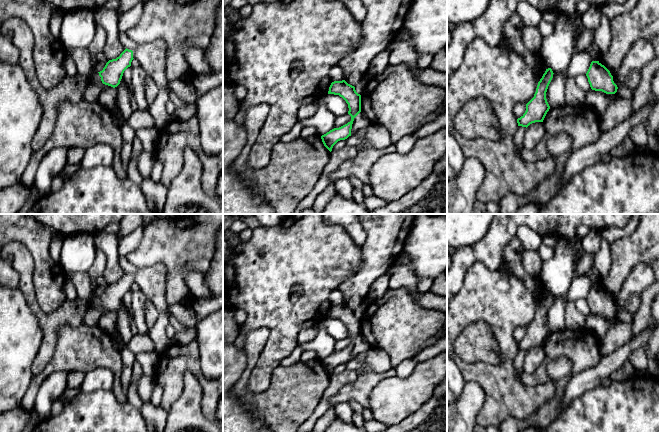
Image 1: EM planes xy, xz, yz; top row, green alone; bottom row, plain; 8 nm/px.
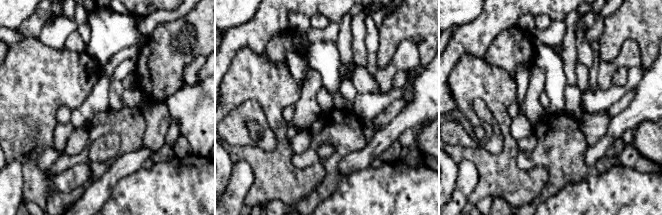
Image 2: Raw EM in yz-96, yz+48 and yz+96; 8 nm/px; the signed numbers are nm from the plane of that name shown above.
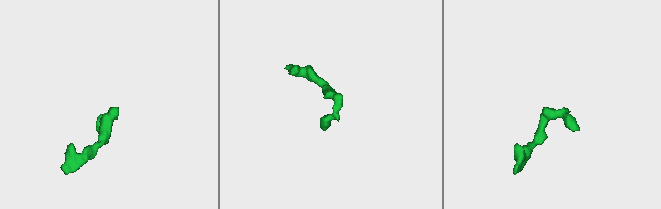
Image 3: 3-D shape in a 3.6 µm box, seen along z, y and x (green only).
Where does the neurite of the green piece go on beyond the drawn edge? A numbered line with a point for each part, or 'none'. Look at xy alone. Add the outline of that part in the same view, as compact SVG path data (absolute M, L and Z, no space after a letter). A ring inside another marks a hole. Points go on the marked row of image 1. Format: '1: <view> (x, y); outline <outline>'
1: xy (151, 56); outline M163 40L139 44L133 51L133 58L138 61L159 89L156 98L148 107L148 112L154 119L155 128L159 131L174 119L166 111L166 104L169 101L167 87L170 85L165 74L166 53L167 46Z

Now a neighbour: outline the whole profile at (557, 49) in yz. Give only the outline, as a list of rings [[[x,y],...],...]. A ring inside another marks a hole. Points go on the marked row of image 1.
[[[557,12],[553,32],[542,39],[539,55],[553,73],[564,73],[575,54],[575,39],[578,37],[575,15]]]

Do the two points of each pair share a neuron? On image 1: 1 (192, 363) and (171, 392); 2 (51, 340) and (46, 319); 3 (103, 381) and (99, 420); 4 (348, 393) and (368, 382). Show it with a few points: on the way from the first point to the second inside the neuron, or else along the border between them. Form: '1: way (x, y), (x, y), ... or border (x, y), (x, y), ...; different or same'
1: way (184, 367), (172, 379), (172, 384); same
2: way (50, 335), (49, 324); same
3: border (111, 389), (98, 389), (90, 392), (81, 391); different
4: way (353, 391), (358, 391), (363, 386); same

